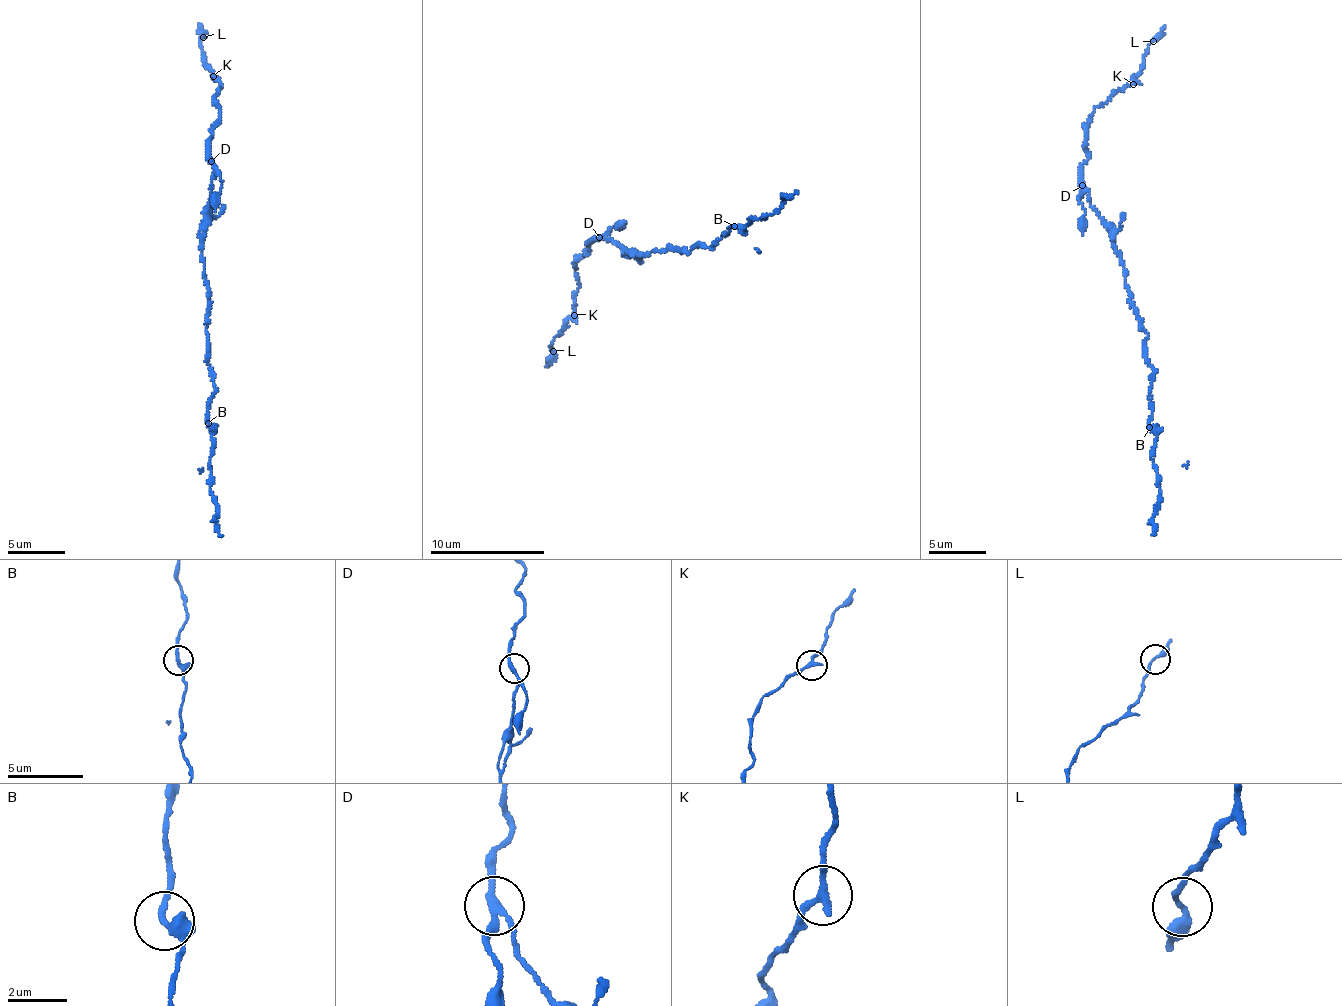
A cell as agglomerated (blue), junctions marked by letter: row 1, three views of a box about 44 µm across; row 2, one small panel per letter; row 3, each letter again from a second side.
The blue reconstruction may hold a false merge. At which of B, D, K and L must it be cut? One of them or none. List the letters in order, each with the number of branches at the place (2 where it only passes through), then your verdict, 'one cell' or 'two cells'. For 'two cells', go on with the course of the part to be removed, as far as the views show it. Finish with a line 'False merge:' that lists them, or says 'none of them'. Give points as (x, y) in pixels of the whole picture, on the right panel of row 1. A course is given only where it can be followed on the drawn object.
B: branches 3; one cell
D: branches 3; two cells; course (1081, 184), (1083, 235)
K: branches 2; one cell
L: branches 2; one cell
False merge: D

